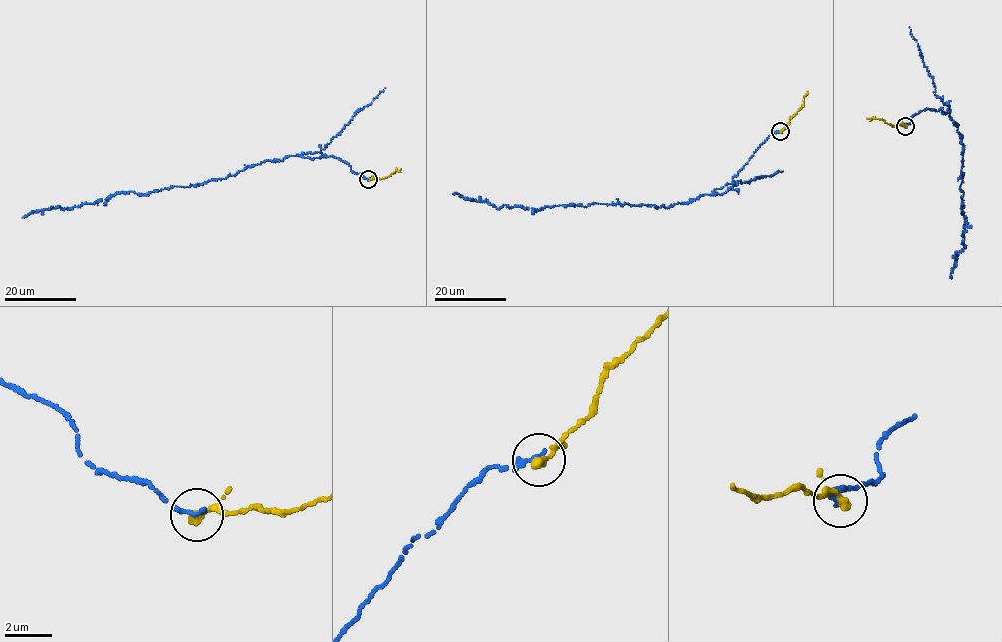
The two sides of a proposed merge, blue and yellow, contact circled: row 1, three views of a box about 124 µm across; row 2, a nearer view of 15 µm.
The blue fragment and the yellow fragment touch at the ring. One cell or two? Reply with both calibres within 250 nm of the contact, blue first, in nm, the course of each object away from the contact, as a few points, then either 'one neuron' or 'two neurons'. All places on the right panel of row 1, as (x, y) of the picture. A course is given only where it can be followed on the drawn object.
240/360 nm | blue via (905, 126), (928, 109), (942, 110), (950, 113), (963, 137), (965, 247), (955, 252), (952, 278) | yellow via (905, 126), (867, 118) | one neuron

